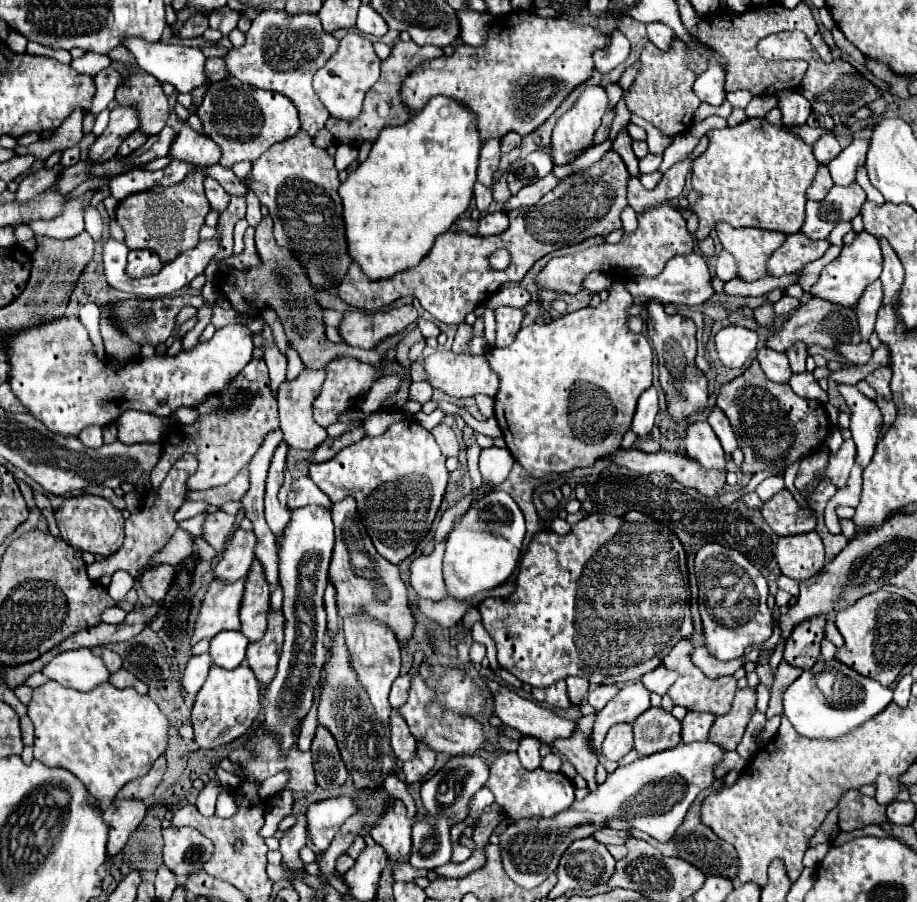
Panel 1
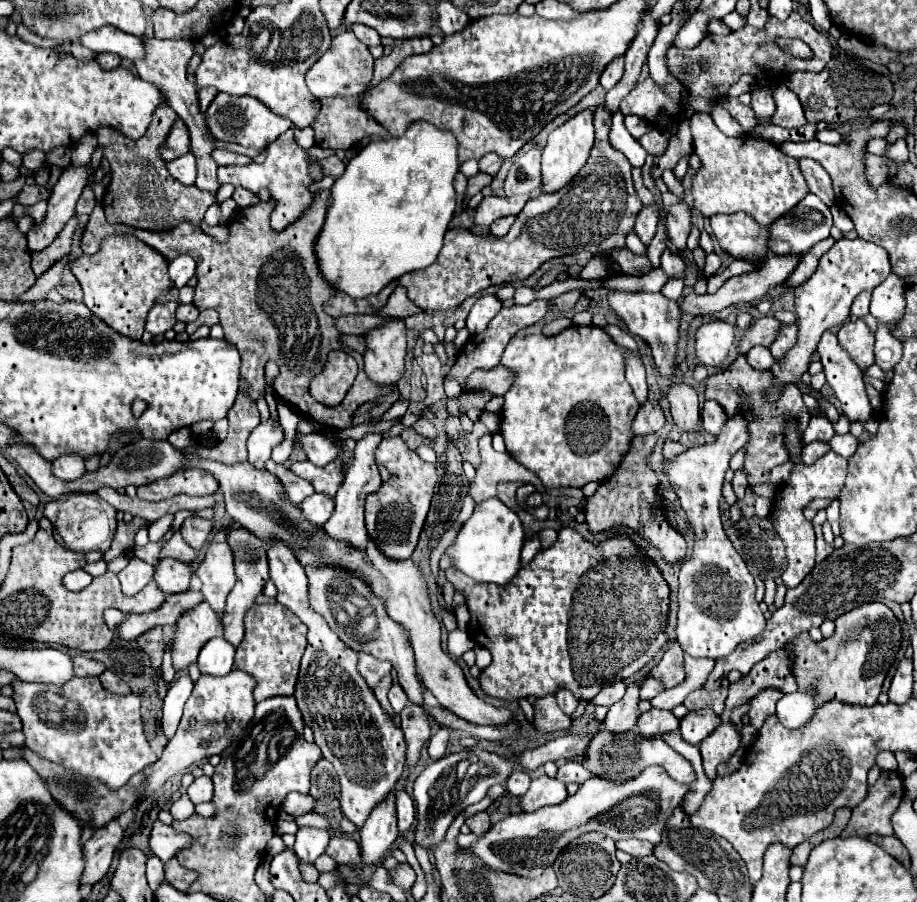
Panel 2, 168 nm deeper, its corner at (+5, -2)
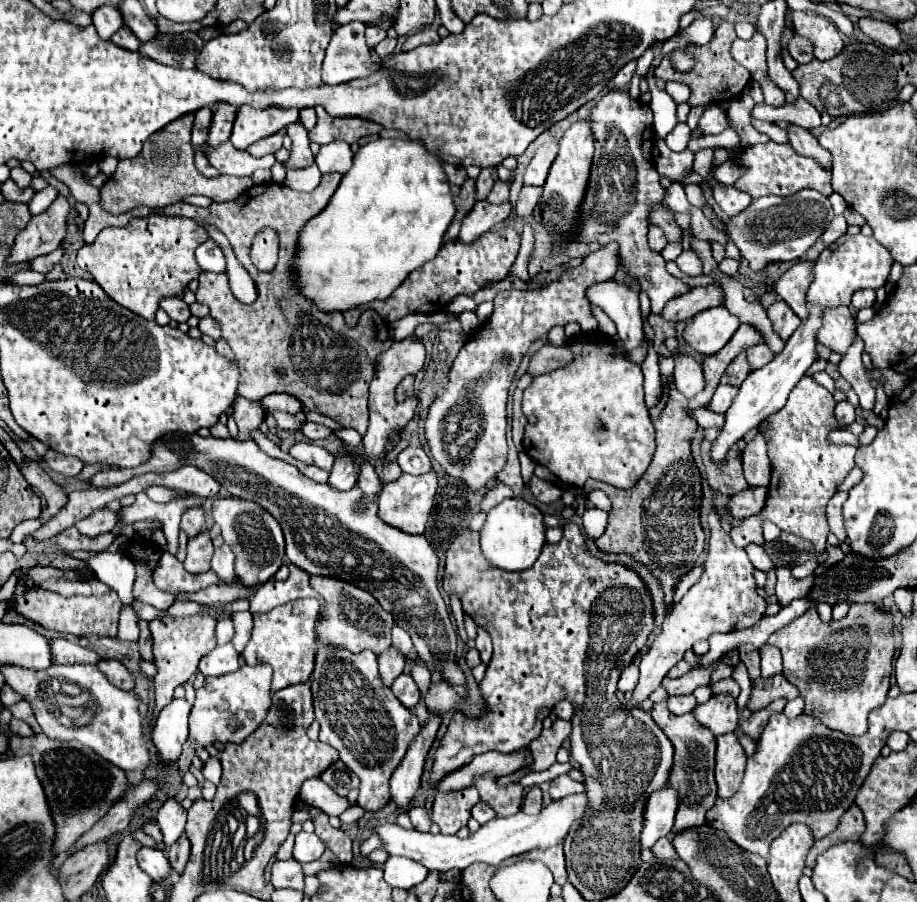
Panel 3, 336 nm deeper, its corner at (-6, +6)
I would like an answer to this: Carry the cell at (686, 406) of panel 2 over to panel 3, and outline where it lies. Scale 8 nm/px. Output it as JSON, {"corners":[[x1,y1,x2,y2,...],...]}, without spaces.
{"corners":[[677,353,675,355,675,371,673,371,673,375,675,375,677,389,687,397,693,397,705,385,701,365,697,363,697,359,693,355,687,355,687,353]]}

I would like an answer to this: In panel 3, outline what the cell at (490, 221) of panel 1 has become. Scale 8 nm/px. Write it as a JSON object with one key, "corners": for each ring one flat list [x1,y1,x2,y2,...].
{"corners":[[525,185,521,195,519,195,519,203,517,203,517,213,519,215,531,215,539,197,543,193,543,187,533,187,533,185]]}

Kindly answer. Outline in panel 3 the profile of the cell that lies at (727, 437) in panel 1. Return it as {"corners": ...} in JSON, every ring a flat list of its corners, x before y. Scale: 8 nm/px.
{"corners":[[719,385,715,395,713,395,713,401,711,401,709,409,715,411,715,413,725,413,731,407,731,401,735,399,735,395,737,395,737,387,733,387,733,385]]}

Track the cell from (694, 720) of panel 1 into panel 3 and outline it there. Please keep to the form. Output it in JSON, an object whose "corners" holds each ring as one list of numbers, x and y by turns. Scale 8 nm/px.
{"corners":[[713,695,707,703,701,703,693,709,693,715,701,725,711,729,717,737,733,733,739,725,737,703,731,695]]}

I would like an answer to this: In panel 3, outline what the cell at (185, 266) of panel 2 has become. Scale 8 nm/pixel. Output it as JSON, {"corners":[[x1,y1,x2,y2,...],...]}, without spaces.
{"corners":[[205,241,203,245,199,245,195,255,197,255,197,263,203,271,225,273,225,255,215,241]]}

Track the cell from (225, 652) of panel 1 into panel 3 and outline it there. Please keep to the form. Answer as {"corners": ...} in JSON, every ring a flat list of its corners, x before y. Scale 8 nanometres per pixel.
{"corners":[[219,645,215,647,201,663,199,663,199,671,205,677,219,677,219,675,227,675,239,669,239,655,235,653,233,645]]}

